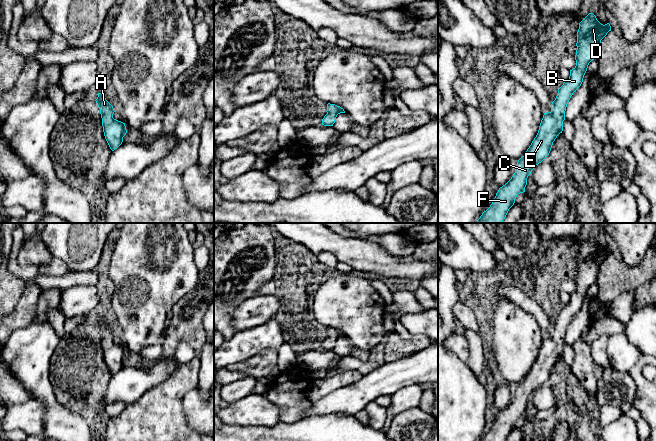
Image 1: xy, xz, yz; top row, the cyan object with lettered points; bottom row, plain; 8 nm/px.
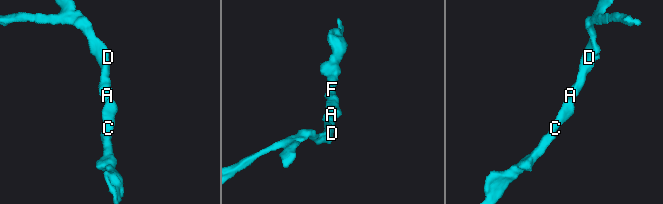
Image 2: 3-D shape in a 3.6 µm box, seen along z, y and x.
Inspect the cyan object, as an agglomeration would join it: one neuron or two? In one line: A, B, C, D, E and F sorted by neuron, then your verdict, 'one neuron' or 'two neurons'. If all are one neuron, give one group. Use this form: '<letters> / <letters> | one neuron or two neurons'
A B C D E F | one neuron

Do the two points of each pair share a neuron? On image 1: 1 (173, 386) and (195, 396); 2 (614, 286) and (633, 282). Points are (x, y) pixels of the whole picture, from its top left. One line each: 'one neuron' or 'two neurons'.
1: two neurons
2: one neuron

